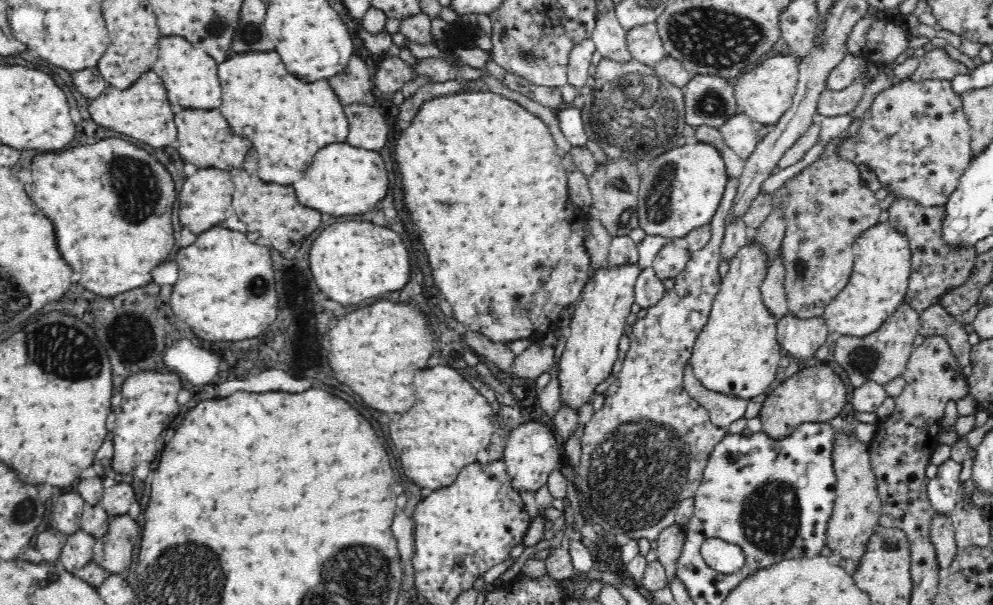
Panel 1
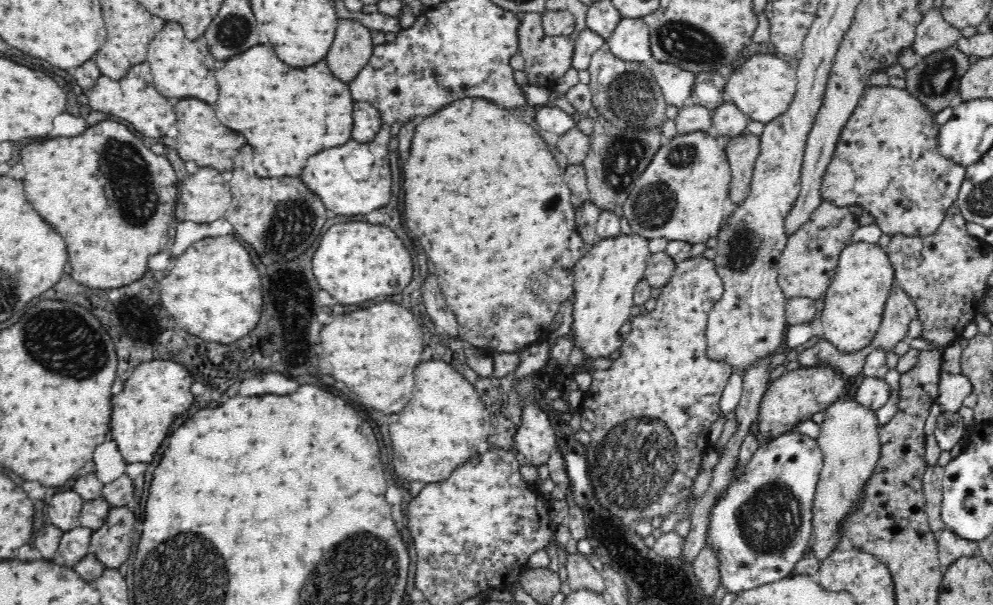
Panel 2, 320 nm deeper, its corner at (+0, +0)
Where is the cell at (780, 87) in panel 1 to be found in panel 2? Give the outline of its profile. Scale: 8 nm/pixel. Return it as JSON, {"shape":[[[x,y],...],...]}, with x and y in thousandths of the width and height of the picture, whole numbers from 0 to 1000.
{"shape":[[[769,86],[757,93],[732,129],[727,152],[729,170],[740,172],[751,192],[769,205],[788,192],[802,160],[803,116],[797,101]]]}

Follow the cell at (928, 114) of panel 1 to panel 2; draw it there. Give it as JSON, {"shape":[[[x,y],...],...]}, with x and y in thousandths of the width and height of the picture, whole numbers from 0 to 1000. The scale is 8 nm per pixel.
{"shape":[[[873,144],[852,200],[831,281],[827,304],[828,327],[838,329],[845,340],[867,339],[880,359],[881,370],[890,387],[908,385],[927,392],[941,387],[951,365],[955,344],[964,329],[974,284],[973,274],[948,255],[946,230],[950,207],[943,202],[943,187],[912,144]]]}

